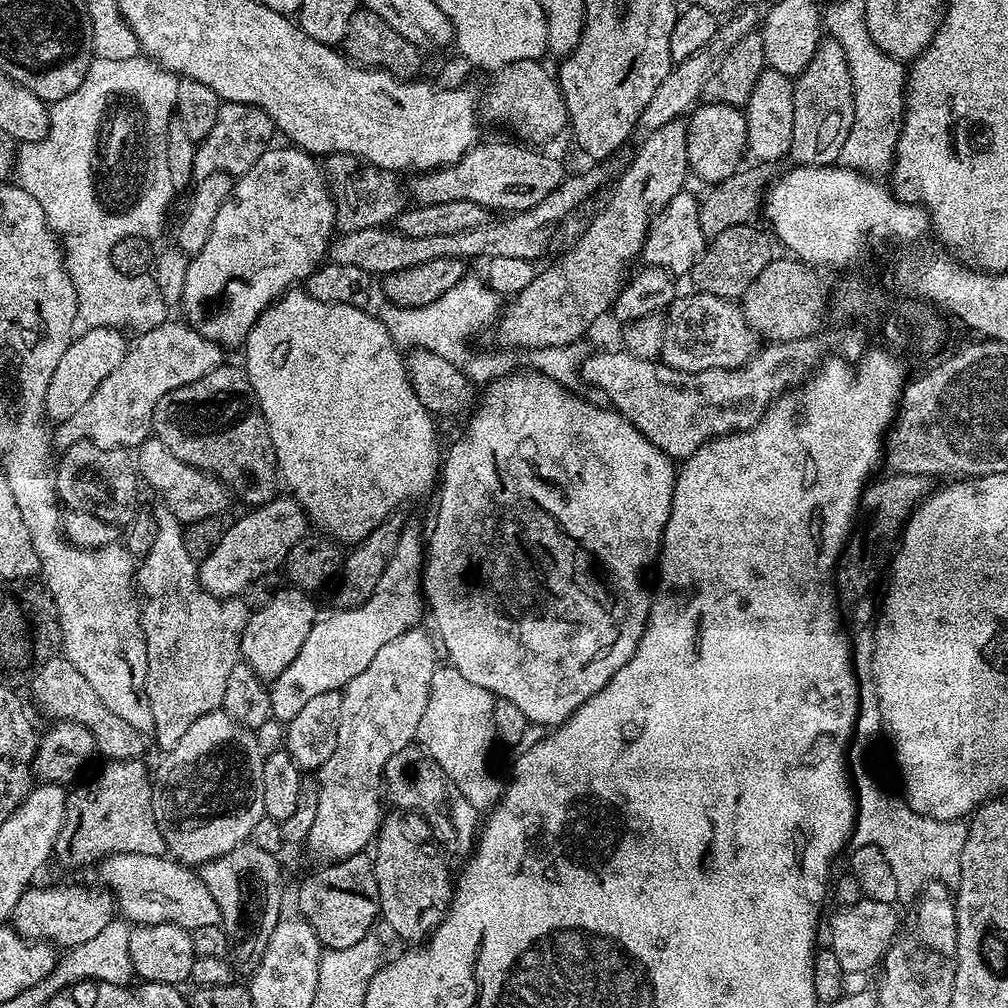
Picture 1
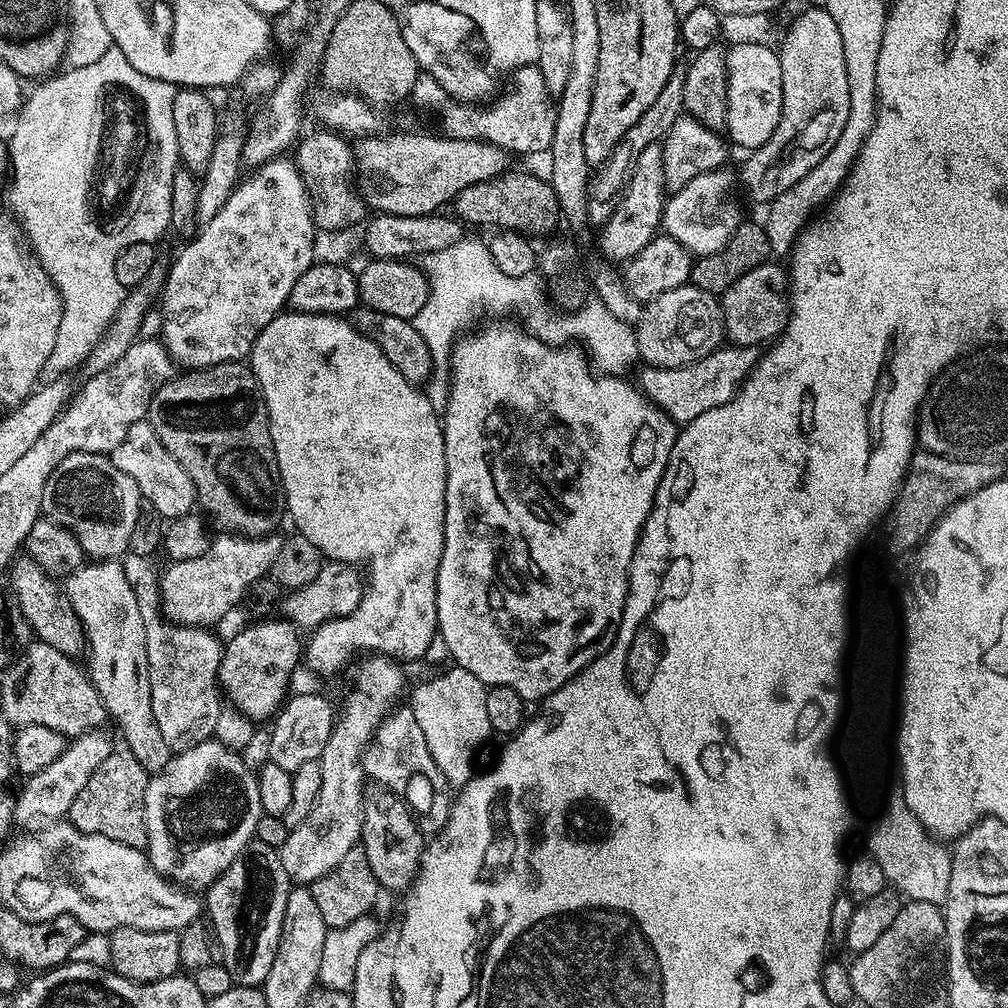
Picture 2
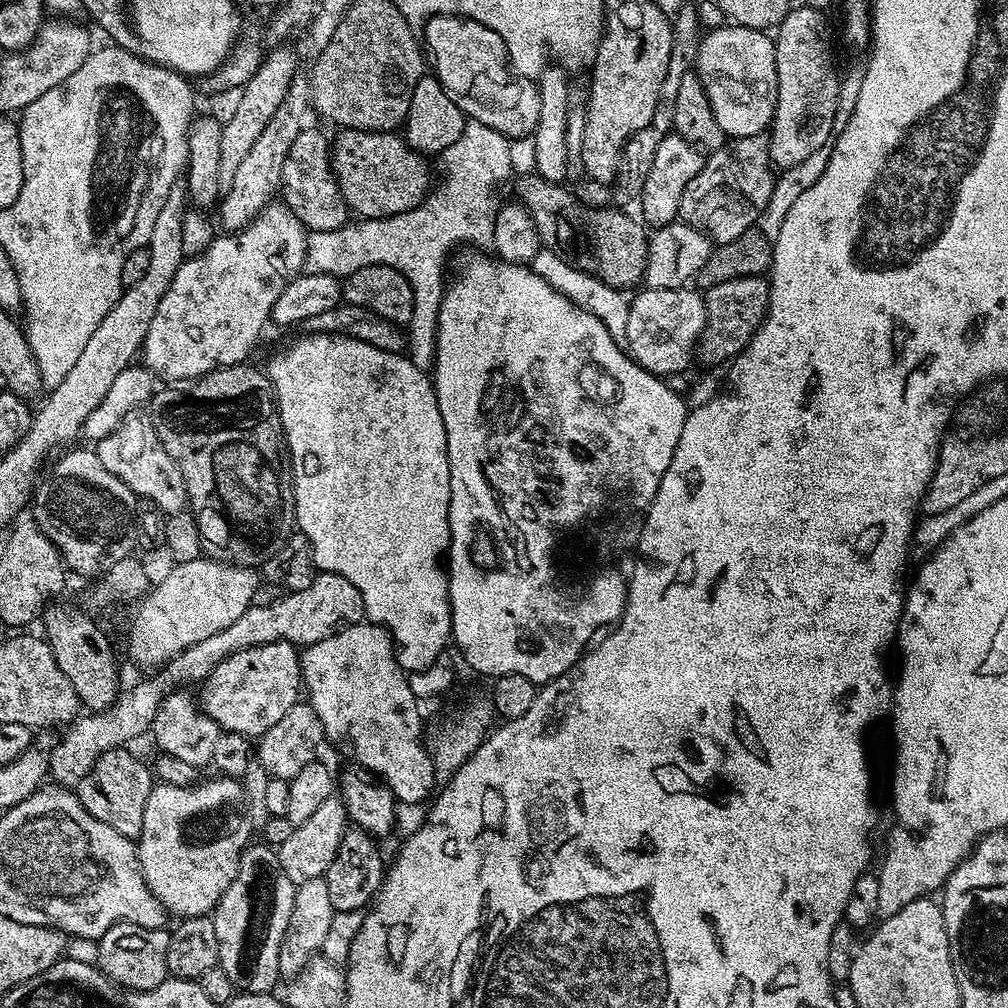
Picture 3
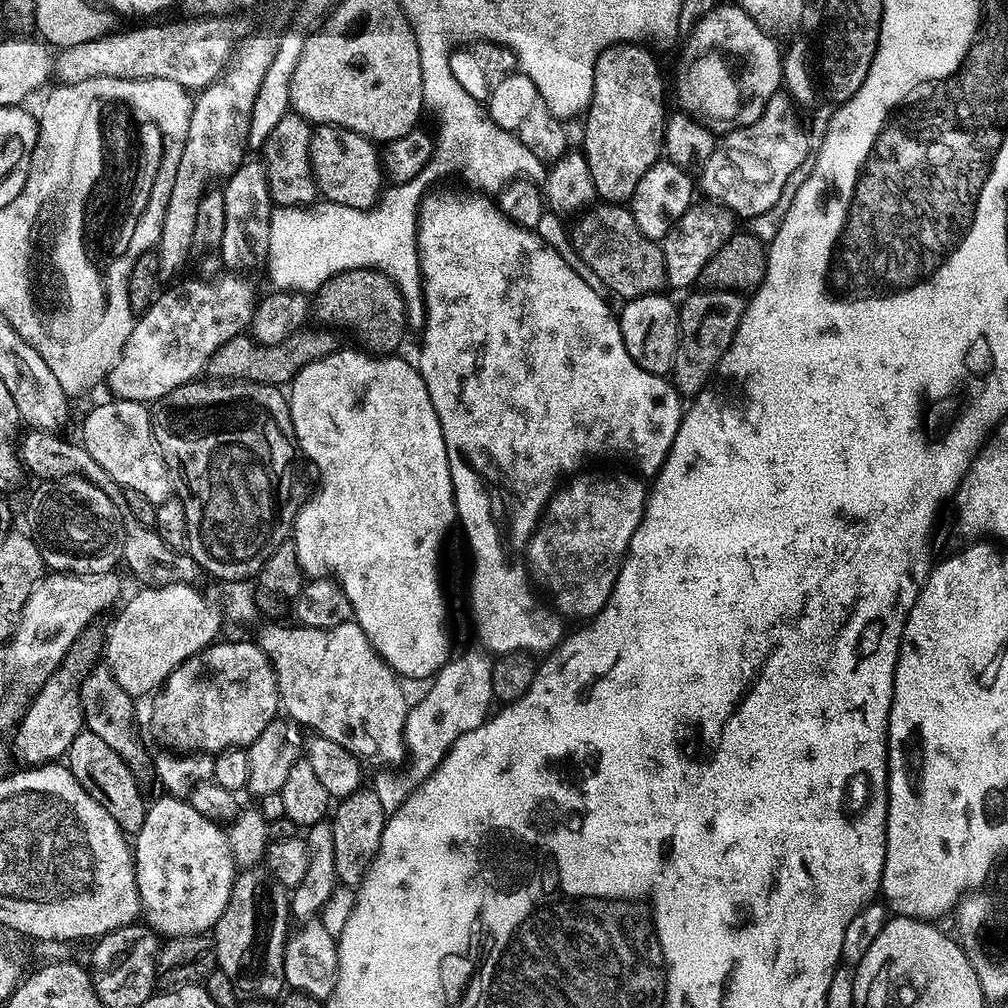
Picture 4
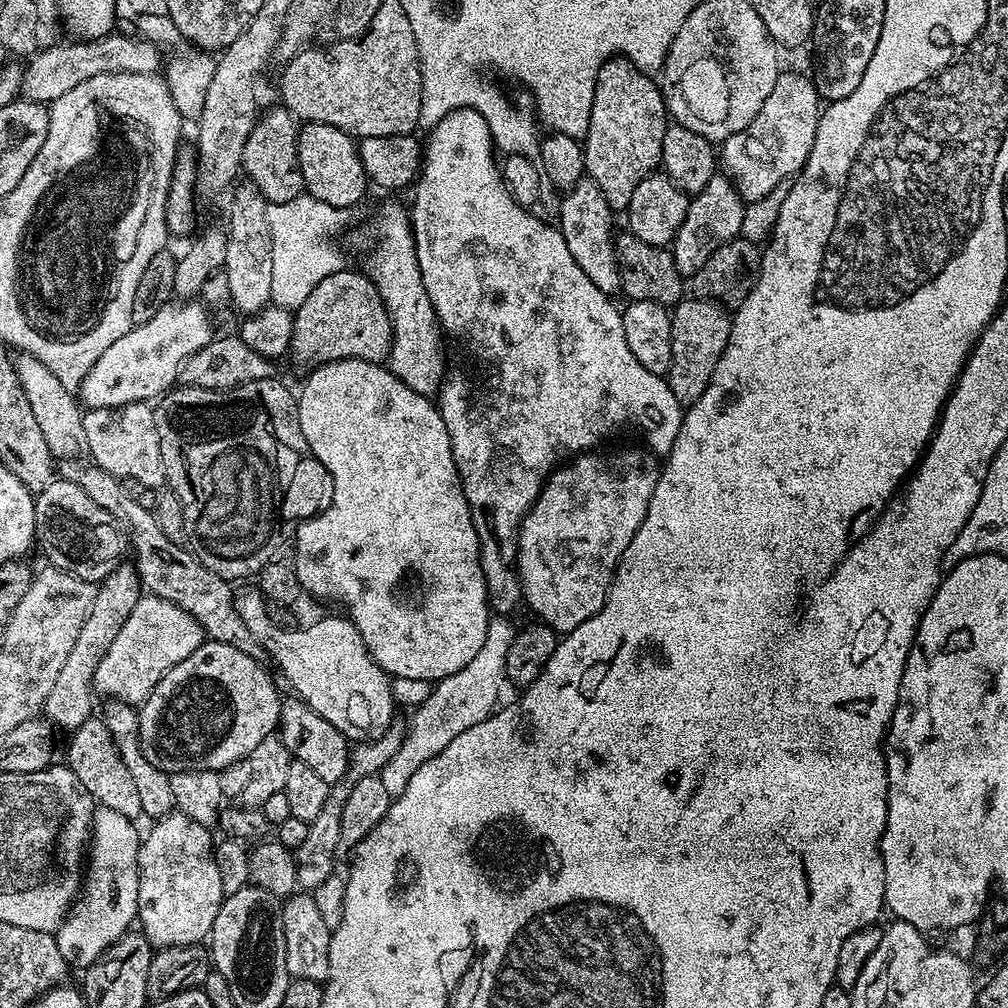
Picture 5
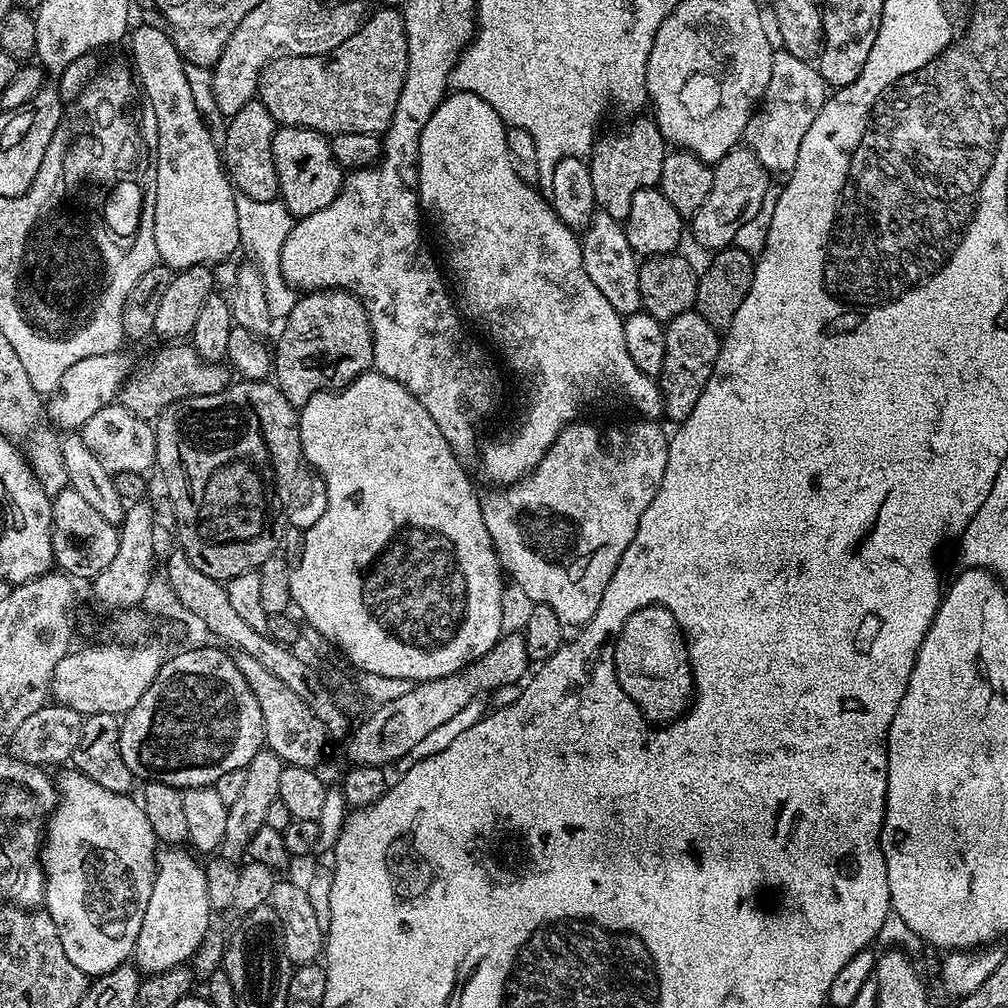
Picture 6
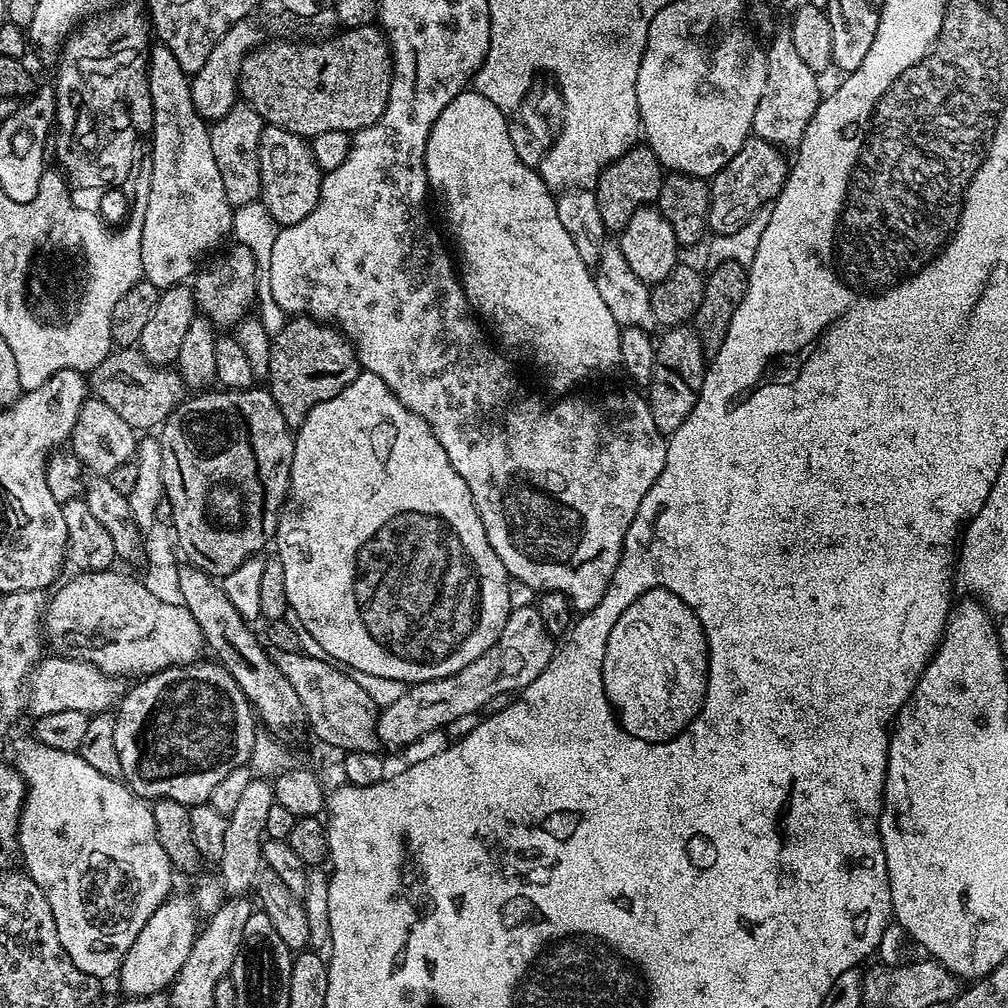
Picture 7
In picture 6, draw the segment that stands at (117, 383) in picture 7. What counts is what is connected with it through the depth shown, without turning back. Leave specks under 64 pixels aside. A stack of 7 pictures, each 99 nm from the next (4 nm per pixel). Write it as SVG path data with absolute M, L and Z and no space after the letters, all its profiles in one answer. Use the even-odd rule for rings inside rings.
M176 342L165 347L161 356L148 360L141 368L133 367L124 385L118 393L118 402L130 414L152 422L161 412L180 400L189 400L195 396L218 394L233 383L234 376L227 363L204 361L192 348L191 343Z

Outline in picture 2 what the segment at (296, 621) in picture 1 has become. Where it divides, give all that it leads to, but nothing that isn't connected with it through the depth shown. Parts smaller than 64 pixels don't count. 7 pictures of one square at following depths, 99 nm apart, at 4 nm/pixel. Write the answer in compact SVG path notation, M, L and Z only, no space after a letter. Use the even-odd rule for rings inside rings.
M260 618L257 624L244 628L241 632L233 634L223 645L224 657L220 663L220 675L218 688L228 695L227 703L236 708L242 714L246 714L253 722L261 722L267 718L275 717L280 711L286 697L289 695L288 683L292 680L292 671L302 664L302 636L295 624L290 621L277 618Z

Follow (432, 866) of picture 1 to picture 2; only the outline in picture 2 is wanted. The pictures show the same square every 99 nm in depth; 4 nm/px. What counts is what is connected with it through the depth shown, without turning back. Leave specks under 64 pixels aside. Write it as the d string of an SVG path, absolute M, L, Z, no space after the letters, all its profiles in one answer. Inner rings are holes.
M383 786L373 789L373 792L371 789L364 798L364 817L359 843L366 854L366 862L370 862L370 870L374 870L377 885L381 889L389 888L390 891L400 894L412 885L412 879L420 868L426 836L413 809L405 801L404 805L400 801L403 799L397 793L389 792Z

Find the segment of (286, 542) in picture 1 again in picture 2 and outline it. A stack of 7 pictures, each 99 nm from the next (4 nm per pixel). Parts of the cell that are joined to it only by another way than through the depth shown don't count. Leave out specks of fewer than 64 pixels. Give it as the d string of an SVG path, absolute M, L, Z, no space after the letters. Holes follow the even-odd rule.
M220 534L209 543L206 554L169 563L164 577L161 575L158 580L163 615L177 624L216 626L212 624L218 623L235 604L243 601L250 582L271 573L274 558L278 558L278 550L282 550L283 545L284 540L276 534Z

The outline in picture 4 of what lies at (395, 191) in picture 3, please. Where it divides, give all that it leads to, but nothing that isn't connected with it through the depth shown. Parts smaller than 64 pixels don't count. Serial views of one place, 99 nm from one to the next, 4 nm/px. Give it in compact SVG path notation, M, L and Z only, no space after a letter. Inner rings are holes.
M334 124L313 127L310 160L316 187L325 201L345 204L351 208L370 208L381 199L382 189L386 184L382 152L362 134L352 132L349 128L338 128Z

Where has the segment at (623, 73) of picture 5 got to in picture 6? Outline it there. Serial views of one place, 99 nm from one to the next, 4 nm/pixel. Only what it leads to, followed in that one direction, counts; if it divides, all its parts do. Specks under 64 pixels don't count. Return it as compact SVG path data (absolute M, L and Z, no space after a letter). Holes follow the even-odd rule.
M639 116L632 118L637 120L630 121L621 136L597 139L588 164L597 209L621 222L630 214L630 202L634 202L634 194L638 194L638 190L659 185L666 155L666 141L655 119Z

